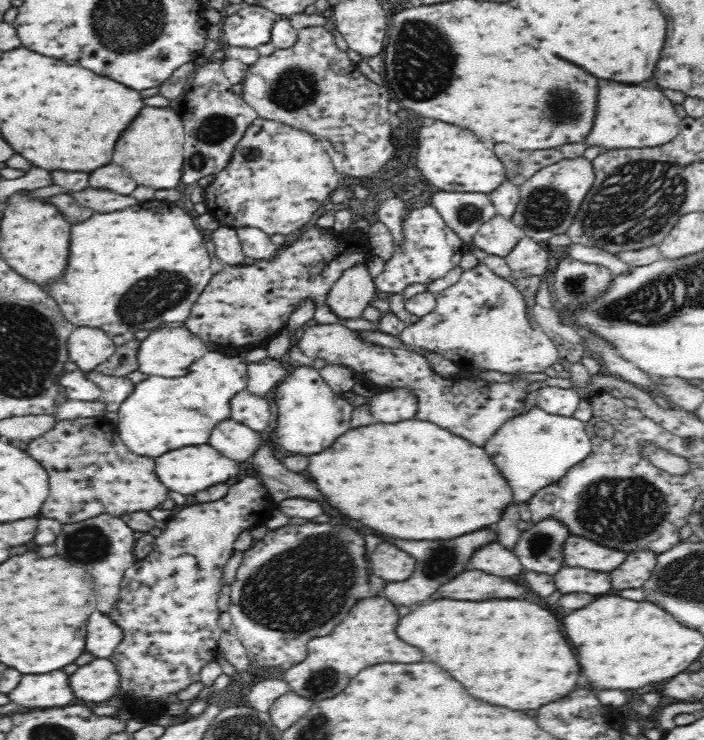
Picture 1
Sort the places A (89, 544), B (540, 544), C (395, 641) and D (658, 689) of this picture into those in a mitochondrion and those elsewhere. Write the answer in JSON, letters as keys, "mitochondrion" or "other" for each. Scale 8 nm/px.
{"A":"mitochondrion","B":"mitochondrion","C":"other","D":"other"}

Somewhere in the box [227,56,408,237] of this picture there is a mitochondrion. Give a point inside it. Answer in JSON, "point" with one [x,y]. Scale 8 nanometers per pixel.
{"point":[295,88]}

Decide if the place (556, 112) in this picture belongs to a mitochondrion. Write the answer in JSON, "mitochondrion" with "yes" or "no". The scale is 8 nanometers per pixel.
{"mitochondrion":"yes"}

